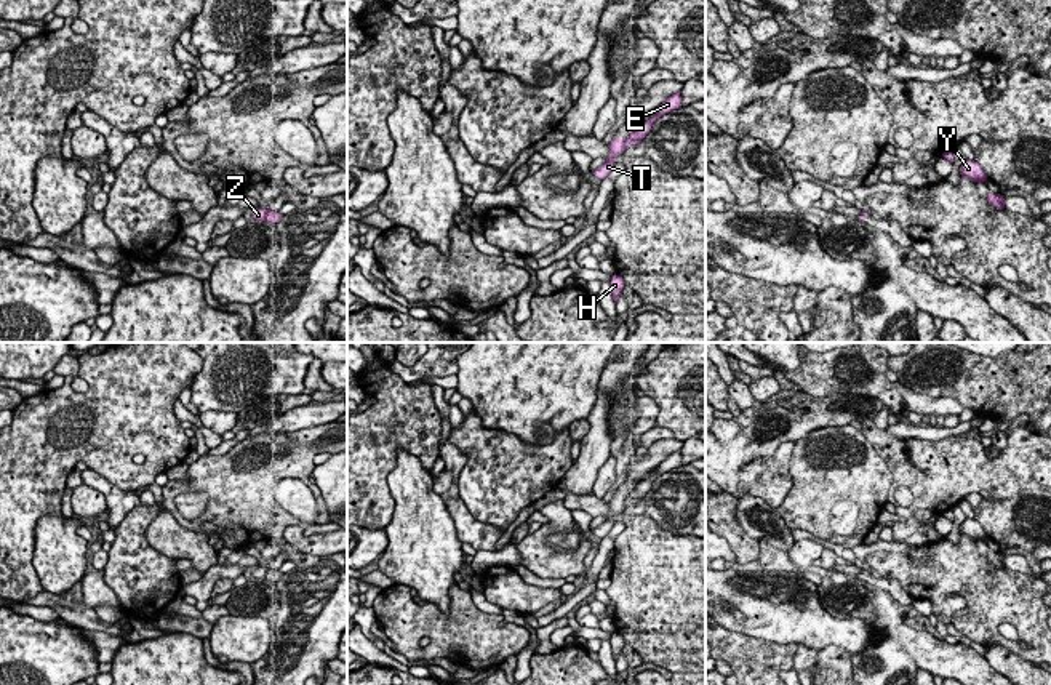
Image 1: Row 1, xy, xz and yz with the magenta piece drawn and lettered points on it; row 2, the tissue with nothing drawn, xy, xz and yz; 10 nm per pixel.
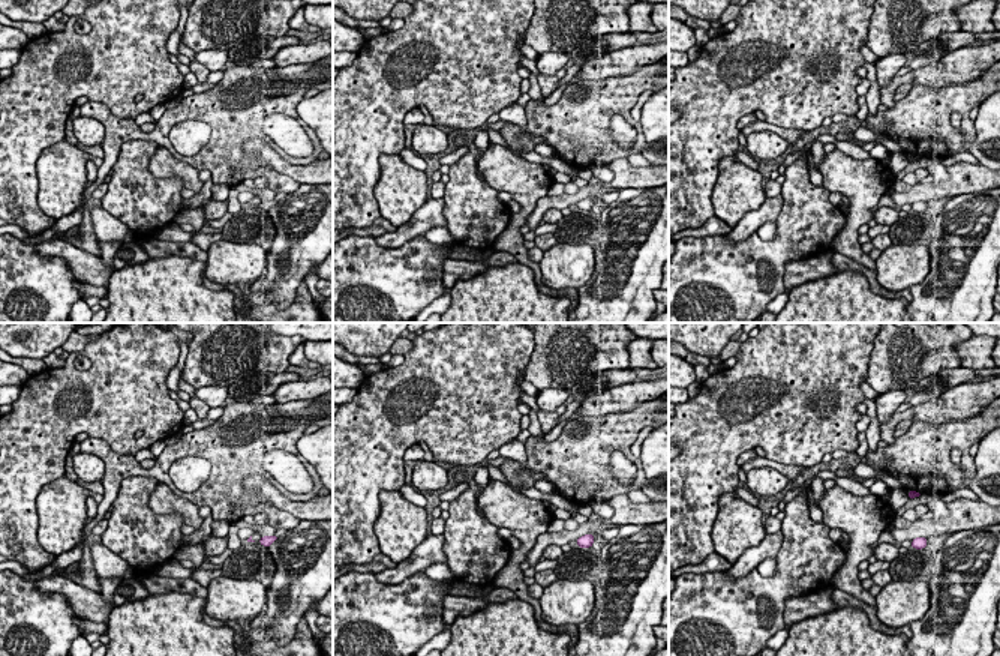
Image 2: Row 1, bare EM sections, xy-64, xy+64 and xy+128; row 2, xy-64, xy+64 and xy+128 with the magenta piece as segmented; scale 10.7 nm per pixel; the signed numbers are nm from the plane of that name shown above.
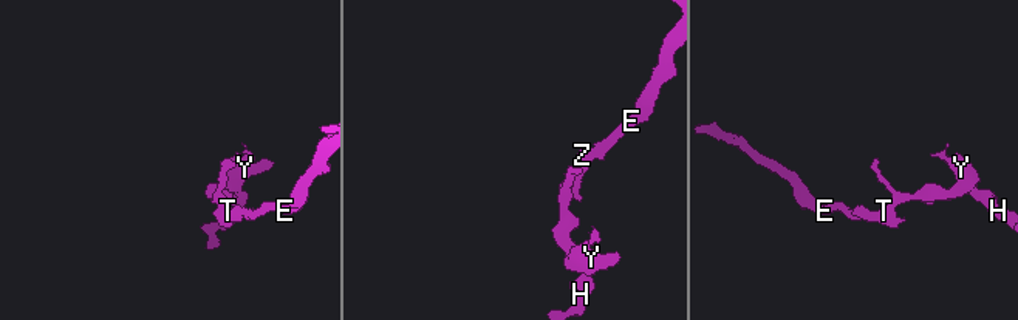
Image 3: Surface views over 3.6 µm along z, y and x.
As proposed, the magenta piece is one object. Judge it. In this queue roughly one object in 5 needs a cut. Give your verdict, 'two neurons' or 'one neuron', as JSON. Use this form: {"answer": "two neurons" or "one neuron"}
{"answer": "two neurons"}

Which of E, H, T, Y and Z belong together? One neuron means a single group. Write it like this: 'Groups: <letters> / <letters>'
Groups: E / H T Y Z

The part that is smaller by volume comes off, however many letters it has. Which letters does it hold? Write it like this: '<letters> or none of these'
E

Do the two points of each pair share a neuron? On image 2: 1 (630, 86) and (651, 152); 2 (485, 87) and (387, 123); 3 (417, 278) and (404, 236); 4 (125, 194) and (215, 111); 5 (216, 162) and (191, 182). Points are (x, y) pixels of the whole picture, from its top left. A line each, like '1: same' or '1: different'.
1: different
2: same
3: different
4: different
5: different

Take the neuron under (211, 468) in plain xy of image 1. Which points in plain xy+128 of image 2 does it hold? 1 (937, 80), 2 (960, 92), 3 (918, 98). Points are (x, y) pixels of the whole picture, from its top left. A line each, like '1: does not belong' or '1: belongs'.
1: does not belong
2: belongs
3: belongs

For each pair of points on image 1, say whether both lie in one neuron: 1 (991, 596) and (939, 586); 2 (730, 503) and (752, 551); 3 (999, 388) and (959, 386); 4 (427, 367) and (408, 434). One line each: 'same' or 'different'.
1: same
2: same
3: same
4: different

